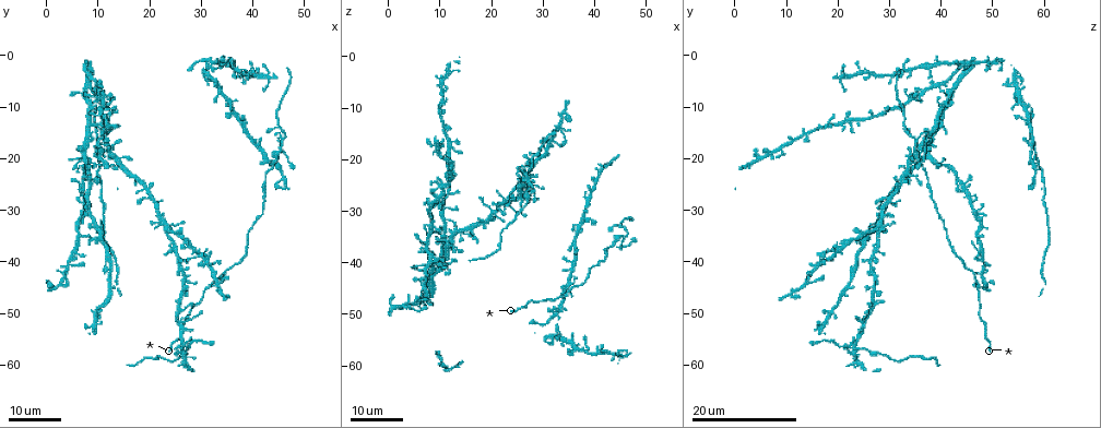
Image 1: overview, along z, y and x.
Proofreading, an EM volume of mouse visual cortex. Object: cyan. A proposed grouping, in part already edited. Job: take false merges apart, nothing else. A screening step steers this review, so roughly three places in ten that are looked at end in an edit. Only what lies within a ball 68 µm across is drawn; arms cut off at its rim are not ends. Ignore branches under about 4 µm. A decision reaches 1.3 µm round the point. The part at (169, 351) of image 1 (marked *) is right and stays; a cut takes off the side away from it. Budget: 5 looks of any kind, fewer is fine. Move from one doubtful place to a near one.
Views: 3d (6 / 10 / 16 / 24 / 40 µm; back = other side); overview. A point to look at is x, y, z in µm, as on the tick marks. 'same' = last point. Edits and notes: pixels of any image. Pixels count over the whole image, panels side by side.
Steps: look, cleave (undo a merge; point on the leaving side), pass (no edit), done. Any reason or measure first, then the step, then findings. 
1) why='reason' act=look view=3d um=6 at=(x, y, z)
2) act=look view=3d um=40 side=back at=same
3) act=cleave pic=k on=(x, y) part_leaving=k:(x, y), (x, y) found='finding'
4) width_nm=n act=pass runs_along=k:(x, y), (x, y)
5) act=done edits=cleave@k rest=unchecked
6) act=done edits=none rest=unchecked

why='arms part here' act=look view=3d um=16 at=(8.0, 30.0, 46.5)

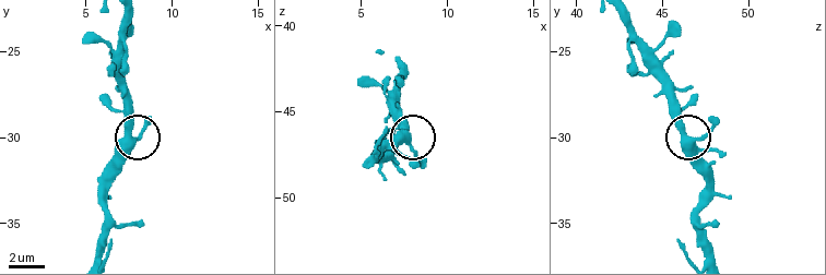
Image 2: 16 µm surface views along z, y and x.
act=look view=3d um=10 at=(7.7, 30.3, 46.7)

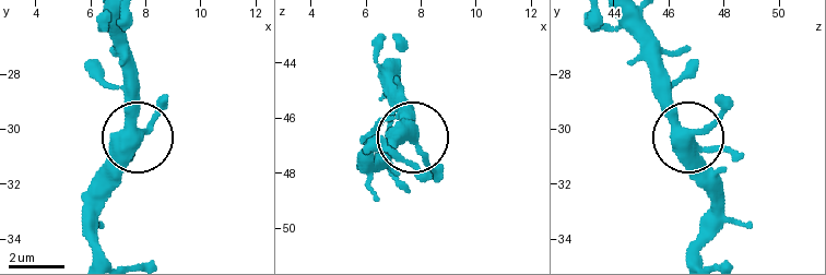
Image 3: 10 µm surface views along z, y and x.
arms=3 act=pass found='all the same cell'

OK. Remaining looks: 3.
why='thin arm on a thick one' act=look view=3d um=24 at=(10.5, 8.0, 34.5)

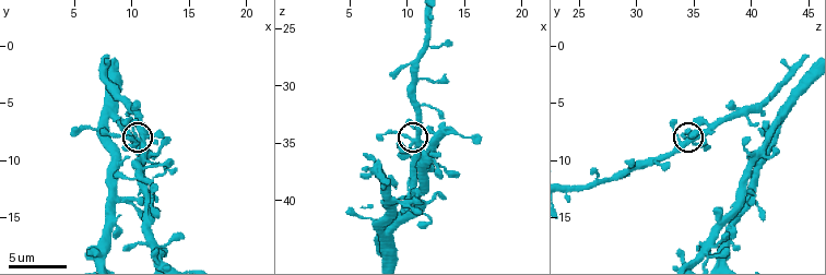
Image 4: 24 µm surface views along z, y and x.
act=look view=3d um=10 at=(10.6, 8.4, 34.8)

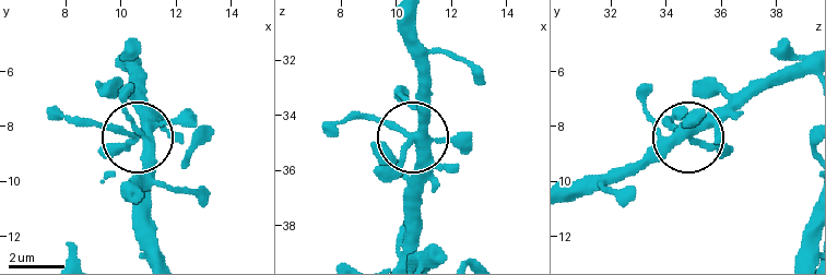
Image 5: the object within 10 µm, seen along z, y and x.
why='other side' act=look view=3d um=10 side=back at=(10.7, 8.3, 34.7)

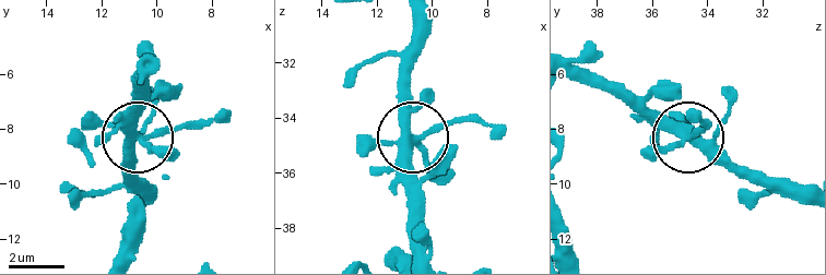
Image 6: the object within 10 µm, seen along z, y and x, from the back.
act=pass runs_along=6:(427, 256), (411, 144), (472, 116) found='all the same cell'

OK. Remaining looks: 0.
act=done edits=none rest=unchecked

